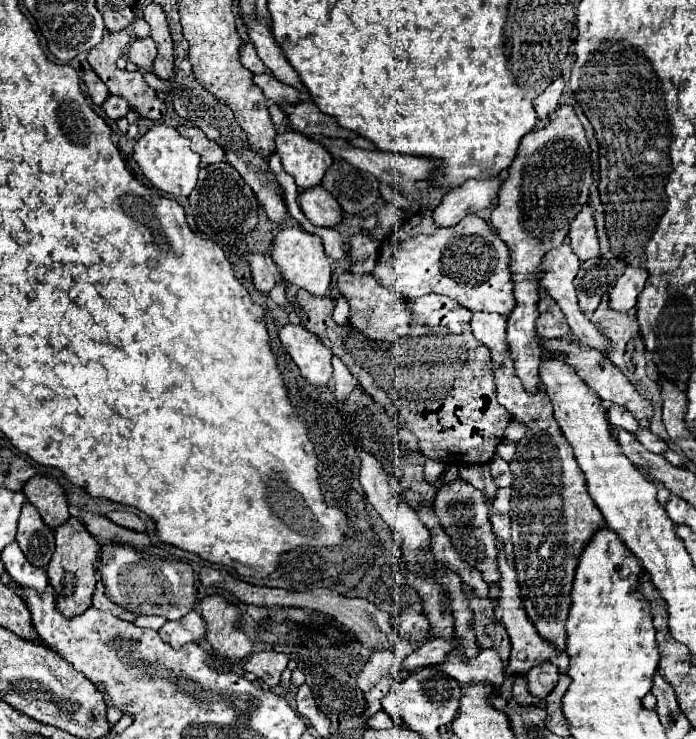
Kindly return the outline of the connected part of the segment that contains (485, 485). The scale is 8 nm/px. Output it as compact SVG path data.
M469 465L469 467L459 467L459 477L473 483L487 499L487 503L491 505L493 499L495 499L495 493L497 493L497 485L493 483L491 479L491 473L489 473L489 467L487 465Z

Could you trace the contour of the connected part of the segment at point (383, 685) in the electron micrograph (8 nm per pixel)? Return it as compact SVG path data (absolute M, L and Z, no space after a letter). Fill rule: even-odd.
M399 639L397 647L389 649L389 653L373 653L369 657L367 665L357 677L357 683L367 703L367 711L363 713L365 717L371 717L377 711L381 711L381 699L385 697L387 689L391 689L393 685L393 677L389 677L389 669L399 661L403 661L409 653L413 653L413 649L417 649L417 643Z

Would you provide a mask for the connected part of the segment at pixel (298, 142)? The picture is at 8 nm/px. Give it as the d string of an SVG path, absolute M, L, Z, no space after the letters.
M283 131L275 137L277 153L283 169L295 177L299 189L309 189L321 183L323 173L331 165L331 153L315 139L301 137L301 133Z

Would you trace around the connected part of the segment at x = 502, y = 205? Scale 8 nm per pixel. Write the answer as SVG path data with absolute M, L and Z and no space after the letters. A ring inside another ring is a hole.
M561 105L549 115L549 123L523 137L519 153L509 167L507 179L499 189L499 203L491 213L491 225L509 247L515 309L507 319L507 341L513 359L517 361L517 375L525 381L525 389L539 391L539 363L541 347L535 343L535 321L539 301L539 281L543 277L543 257L549 249L563 243L575 215L589 201L589 187L593 183L591 149L585 139L585 129L571 105Z

